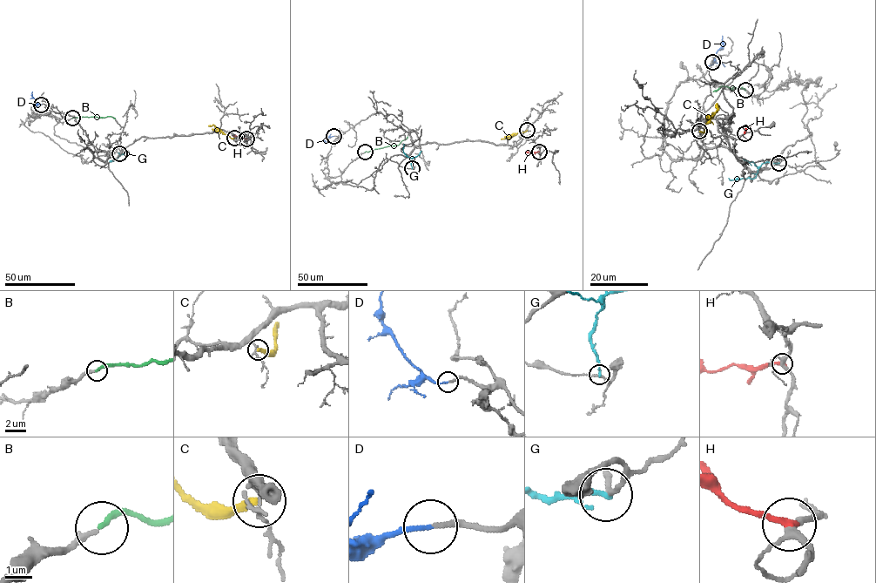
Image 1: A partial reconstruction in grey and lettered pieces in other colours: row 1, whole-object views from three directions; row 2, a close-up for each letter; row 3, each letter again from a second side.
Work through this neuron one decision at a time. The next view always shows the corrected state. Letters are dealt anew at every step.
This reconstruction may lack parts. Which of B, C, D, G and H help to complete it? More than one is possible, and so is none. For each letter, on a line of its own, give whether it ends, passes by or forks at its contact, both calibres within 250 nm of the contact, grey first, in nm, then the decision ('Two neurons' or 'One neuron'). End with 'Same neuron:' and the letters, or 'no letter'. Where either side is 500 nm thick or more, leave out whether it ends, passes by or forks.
B: It ends there. Thickness 220 nm (grey) against 220 nm. One neuron
C: It ends there. Thickness 150 nm (grey) against 200 nm. Two neurons
D: It ends there. Thickness 150 nm (grey) against 150 nm. One neuron
G: It ends there. Thickness 160 nm (grey) against 180 nm. Two neurons
H: It ends there. Thickness 240 nm (grey) against 240 nm. Two neurons
Same neuron: B, D

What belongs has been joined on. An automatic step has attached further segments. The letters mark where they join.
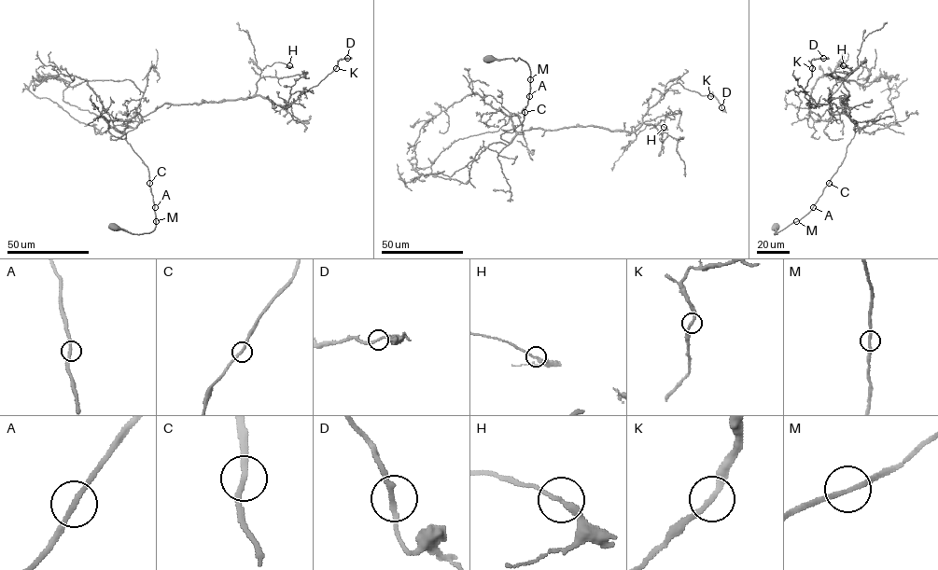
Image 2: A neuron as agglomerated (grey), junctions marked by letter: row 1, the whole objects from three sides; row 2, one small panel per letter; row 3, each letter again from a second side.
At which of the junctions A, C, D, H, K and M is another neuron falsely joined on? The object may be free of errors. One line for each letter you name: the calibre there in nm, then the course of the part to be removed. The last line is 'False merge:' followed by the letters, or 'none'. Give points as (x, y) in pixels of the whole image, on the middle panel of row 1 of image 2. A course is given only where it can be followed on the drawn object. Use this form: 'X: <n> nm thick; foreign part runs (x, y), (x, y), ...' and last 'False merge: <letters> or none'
False merge: none

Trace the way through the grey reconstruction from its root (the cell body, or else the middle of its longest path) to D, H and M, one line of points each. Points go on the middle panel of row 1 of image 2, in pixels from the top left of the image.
D: (487, 58), (530, 70), (509, 142), (532, 129), (634, 132), (677, 83), (721, 107)
H: (487, 58), (530, 70), (509, 142), (664, 127)
M: (487, 58), (516, 61), (520, 58), (529, 66), (530, 80)

